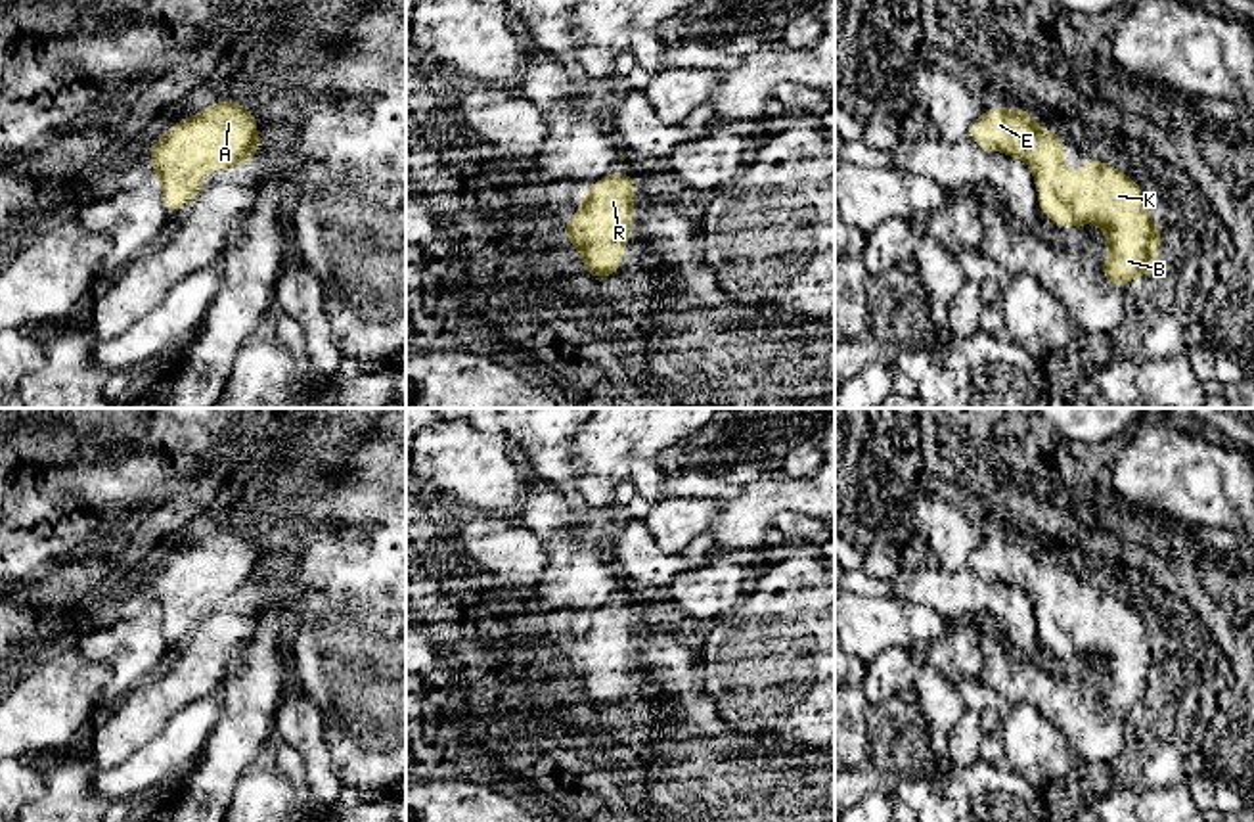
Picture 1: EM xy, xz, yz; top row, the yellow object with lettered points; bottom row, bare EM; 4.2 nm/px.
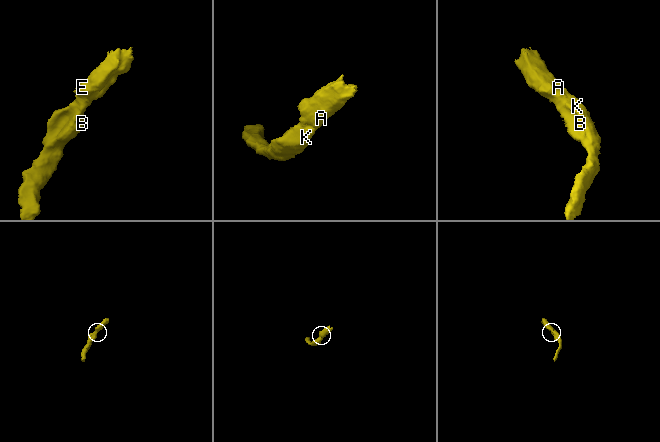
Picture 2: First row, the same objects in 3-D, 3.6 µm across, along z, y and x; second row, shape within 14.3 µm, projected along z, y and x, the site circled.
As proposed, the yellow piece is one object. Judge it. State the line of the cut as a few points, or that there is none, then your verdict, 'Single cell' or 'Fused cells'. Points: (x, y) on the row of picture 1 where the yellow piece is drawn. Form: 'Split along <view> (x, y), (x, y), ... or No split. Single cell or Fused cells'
No split. Single cell

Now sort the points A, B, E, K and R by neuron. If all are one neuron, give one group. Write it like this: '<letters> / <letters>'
A B E K R

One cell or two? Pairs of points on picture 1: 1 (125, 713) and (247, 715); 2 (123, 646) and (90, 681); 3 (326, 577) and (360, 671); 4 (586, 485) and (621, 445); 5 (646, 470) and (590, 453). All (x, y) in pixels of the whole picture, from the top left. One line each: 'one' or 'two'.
1: two
2: two
3: one
4: one
5: two

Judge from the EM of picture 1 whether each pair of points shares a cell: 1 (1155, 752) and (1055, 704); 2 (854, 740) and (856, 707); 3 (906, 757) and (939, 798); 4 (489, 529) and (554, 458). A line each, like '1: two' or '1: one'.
1: one
2: one
3: two
4: two

